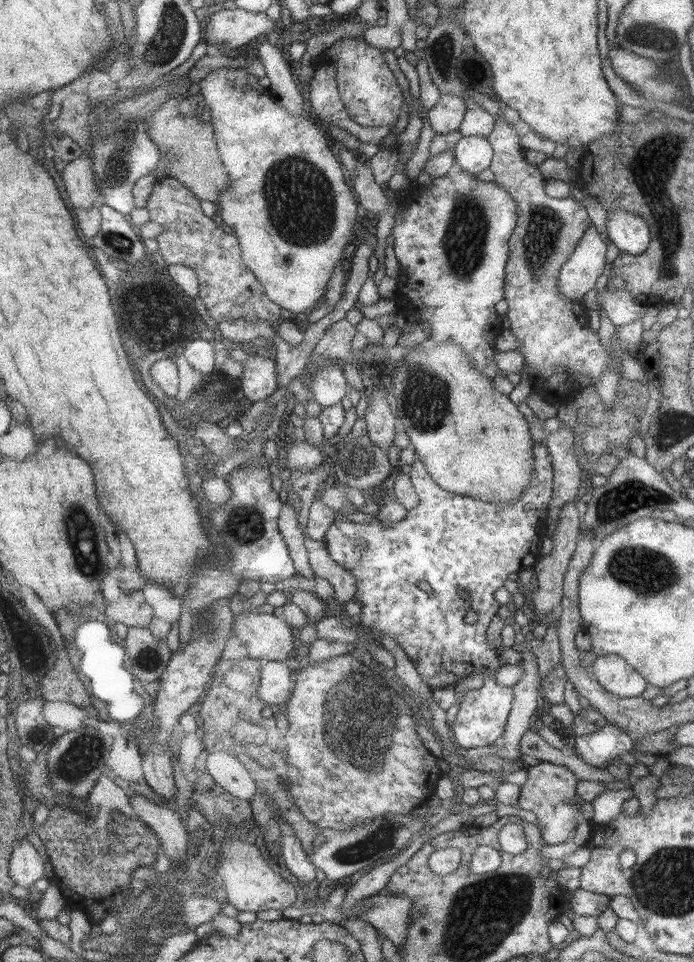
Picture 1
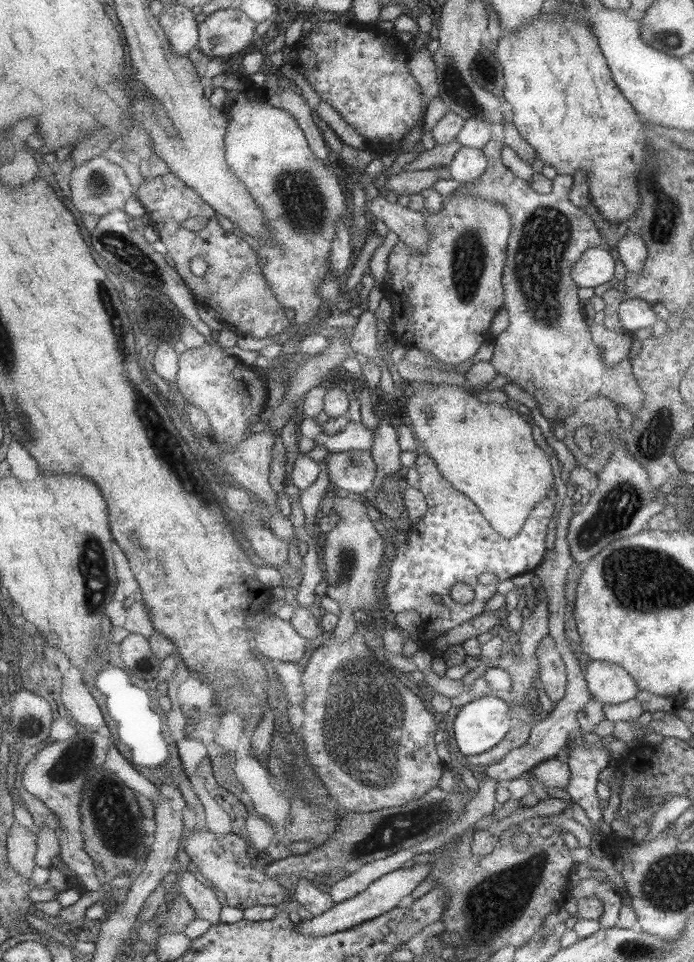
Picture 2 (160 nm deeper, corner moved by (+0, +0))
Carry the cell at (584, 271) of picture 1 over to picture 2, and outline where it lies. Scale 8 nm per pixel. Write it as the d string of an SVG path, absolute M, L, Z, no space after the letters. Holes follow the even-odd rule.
M594 246L582 254L580 260L572 266L572 278L581 288L594 288L613 278L613 258L606 248Z

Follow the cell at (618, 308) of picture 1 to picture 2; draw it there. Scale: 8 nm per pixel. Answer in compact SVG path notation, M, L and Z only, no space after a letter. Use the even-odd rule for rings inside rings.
M637 298L623 300L617 307L617 318L622 330L633 332L653 327L653 324L658 320L652 306Z

